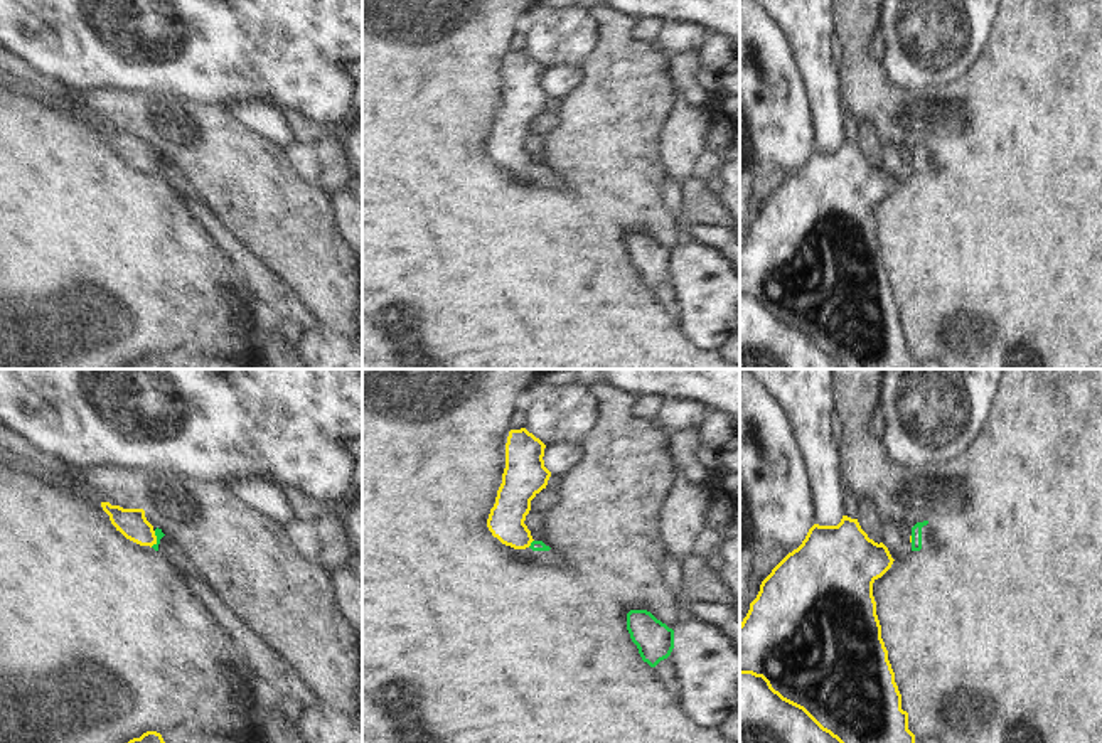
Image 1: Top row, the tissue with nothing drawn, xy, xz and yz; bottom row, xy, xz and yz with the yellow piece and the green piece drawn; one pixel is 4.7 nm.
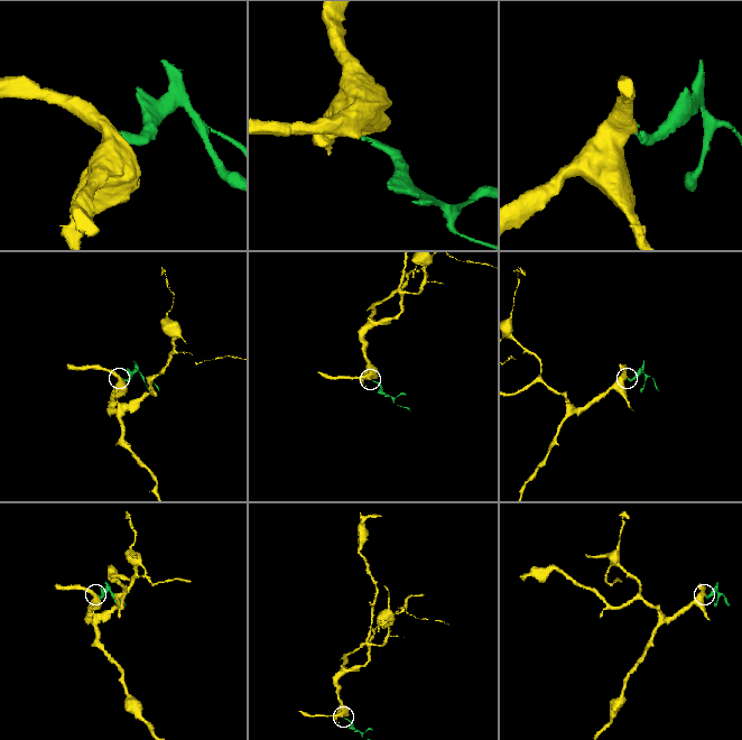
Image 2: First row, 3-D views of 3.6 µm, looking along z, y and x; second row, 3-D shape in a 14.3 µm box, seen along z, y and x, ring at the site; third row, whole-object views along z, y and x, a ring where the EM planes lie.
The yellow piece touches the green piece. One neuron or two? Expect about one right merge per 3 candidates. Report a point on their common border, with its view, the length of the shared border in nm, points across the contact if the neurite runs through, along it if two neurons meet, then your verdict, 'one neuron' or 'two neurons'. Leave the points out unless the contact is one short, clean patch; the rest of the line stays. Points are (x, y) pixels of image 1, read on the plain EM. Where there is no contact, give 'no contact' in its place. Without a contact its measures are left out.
xy (155, 162) | 80 nm | across xy (132, 145), (145, 159), (155, 162), (159, 155) | one neuron

